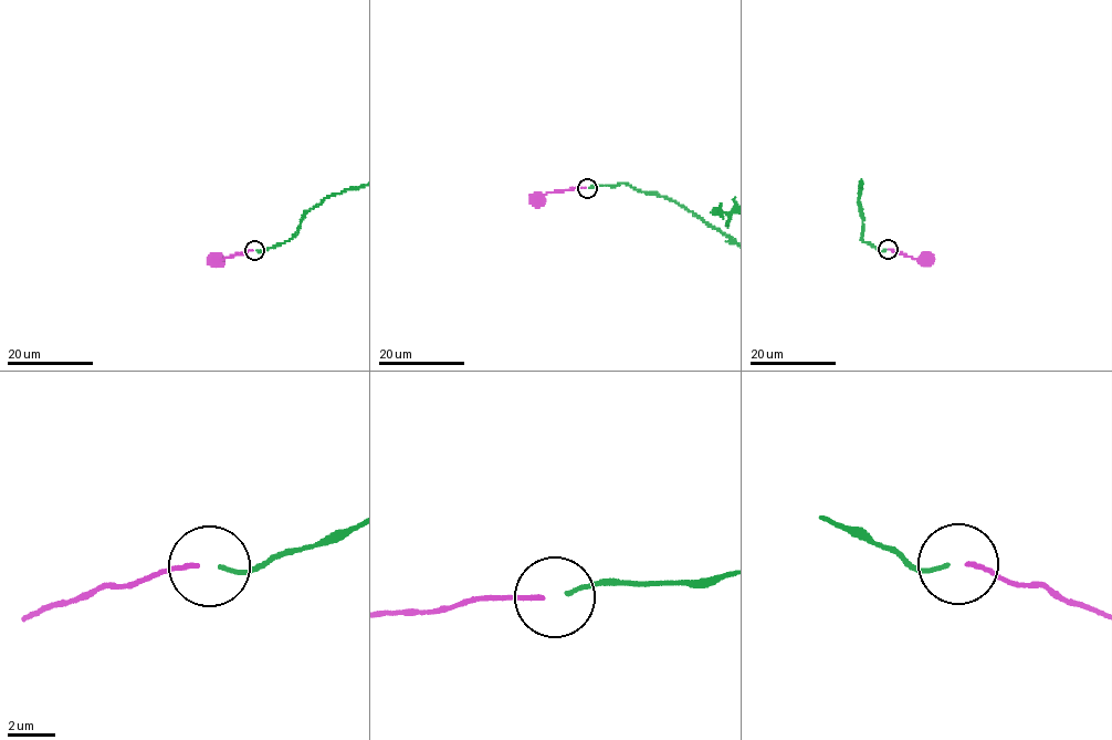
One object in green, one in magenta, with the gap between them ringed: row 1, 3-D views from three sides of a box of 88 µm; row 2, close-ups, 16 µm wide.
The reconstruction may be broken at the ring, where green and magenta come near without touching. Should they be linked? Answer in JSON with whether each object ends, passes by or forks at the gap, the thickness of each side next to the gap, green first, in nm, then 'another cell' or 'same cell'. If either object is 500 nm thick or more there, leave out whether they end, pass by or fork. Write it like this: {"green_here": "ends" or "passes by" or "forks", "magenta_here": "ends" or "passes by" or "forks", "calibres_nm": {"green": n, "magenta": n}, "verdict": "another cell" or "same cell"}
{"green_here": "ends", "magenta_here": "ends", "calibres_nm": {"green": 150, "magenta": 200}, "verdict": "another cell"}

